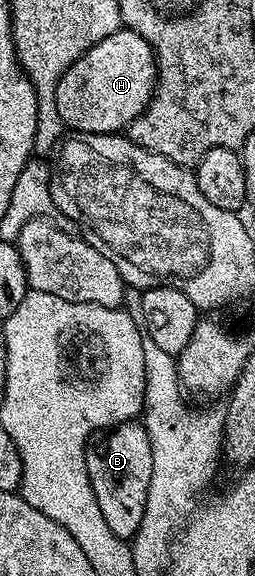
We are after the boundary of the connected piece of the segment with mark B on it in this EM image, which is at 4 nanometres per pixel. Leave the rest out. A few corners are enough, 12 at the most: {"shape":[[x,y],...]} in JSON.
{"shape":[[139,420],[97,436],[86,471],[109,515],[146,511],[152,444]]}

